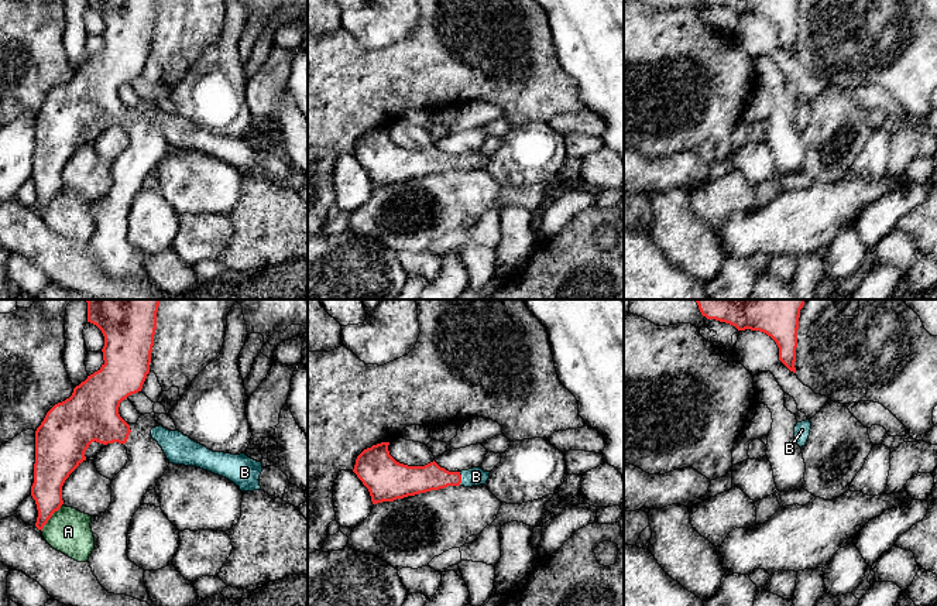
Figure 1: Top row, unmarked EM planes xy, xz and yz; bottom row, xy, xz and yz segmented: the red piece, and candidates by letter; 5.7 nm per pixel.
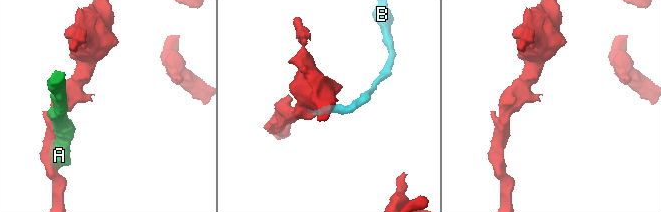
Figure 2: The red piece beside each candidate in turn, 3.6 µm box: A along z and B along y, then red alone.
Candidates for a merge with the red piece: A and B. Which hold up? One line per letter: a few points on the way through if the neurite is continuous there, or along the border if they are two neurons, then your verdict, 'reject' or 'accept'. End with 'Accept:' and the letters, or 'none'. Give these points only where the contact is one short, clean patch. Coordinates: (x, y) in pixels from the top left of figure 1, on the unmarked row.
A: reject
B: runs through xz (416, 163), (460, 163), (476, 160); accept
Accept: B

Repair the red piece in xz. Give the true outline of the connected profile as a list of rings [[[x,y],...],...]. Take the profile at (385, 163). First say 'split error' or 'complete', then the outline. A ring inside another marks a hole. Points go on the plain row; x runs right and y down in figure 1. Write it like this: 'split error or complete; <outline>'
split error; [[[381,126],[364,133],[357,140],[353,153],[368,172],[373,188],[394,185],[447,170],[485,168],[491,157],[481,151],[449,155],[435,144],[425,150],[408,150],[397,145],[389,138],[388,129],[389,126]]]

